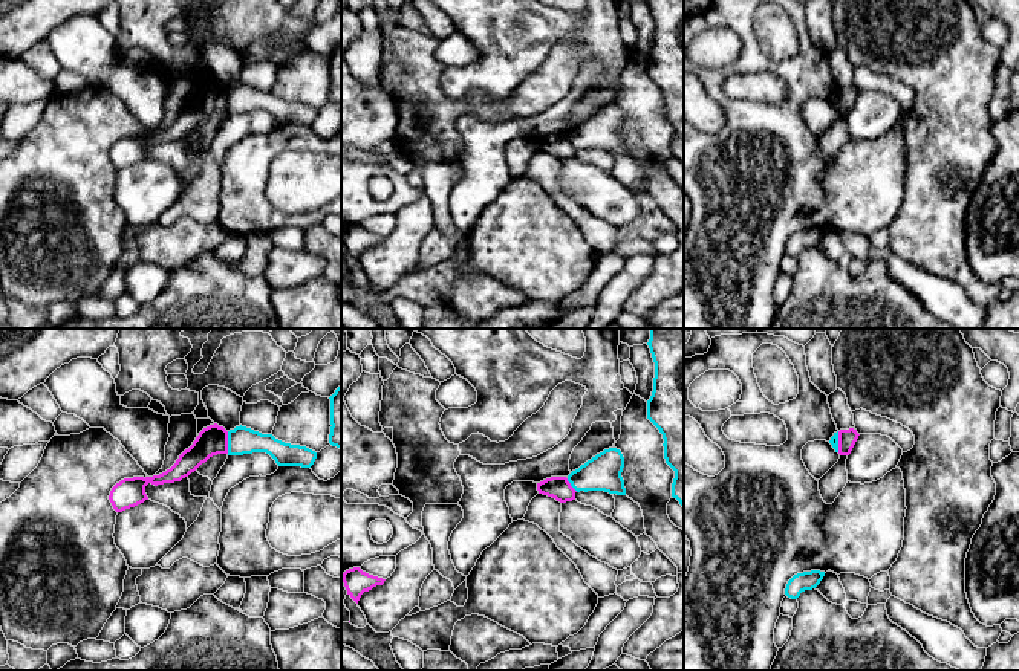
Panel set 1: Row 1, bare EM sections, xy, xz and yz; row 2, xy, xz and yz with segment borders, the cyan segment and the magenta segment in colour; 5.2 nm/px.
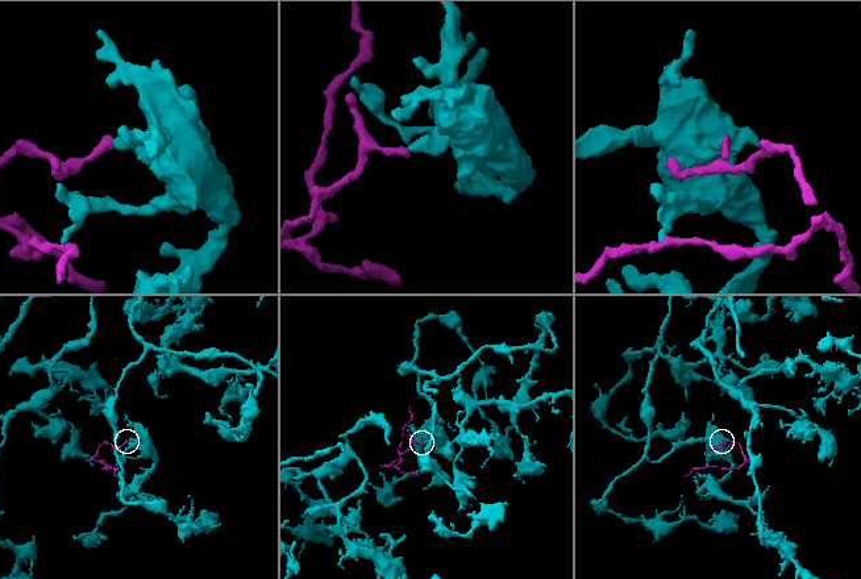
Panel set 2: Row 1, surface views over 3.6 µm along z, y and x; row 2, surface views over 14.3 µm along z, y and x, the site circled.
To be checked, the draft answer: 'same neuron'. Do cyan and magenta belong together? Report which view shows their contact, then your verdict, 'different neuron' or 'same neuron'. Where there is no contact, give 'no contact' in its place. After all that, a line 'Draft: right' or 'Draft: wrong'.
xy | different neuron
Draft: wrong

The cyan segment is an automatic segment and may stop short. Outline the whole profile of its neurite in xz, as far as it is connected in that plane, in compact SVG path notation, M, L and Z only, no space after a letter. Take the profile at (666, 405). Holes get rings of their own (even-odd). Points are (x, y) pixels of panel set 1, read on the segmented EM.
M650 329L653 391L647 419L664 439L666 463L675 471L672 497L684 507L684 329Z

